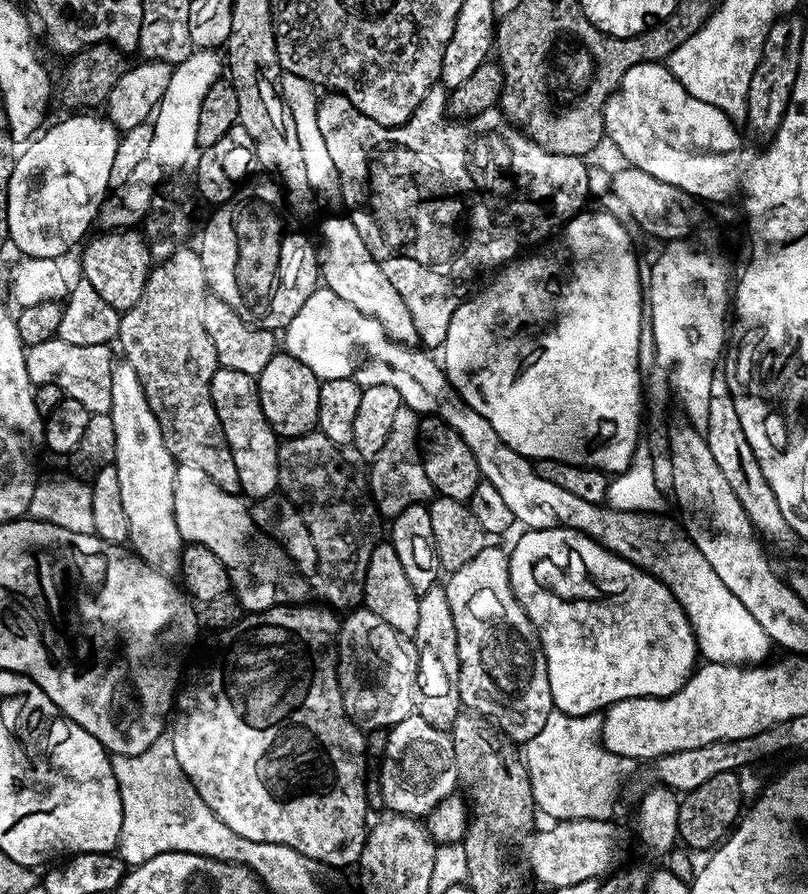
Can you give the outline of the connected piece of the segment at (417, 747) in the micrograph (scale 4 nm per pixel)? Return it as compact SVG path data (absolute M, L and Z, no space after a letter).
M413 714L387 729L386 736L384 761L380 764L380 796L387 811L409 818L427 817L447 796L457 791L460 775L451 735Z

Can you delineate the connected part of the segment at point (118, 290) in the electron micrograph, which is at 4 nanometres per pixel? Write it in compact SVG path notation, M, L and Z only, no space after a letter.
M104 230L101 233L101 236L93 235L83 245L85 248L80 256L80 268L84 272L81 273L83 279L88 280L90 286L98 290L98 294L102 294L103 300L110 302L110 306L114 306L122 314L127 308L133 308L142 298L148 273L154 267L154 257L147 239L139 231Z

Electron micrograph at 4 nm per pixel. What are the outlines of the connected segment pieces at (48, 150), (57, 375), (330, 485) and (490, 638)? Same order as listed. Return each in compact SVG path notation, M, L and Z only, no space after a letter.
M68 114L17 155L8 183L8 238L21 257L59 261L97 221L110 192L110 169L121 133L111 120L96 115Z
M53 338L41 344L33 344L27 349L24 357L26 374L34 386L53 383L60 387L67 399L82 402L82 406L86 406L86 410L90 413L111 413L110 386L112 385L112 369L114 367L112 350L106 344L74 346L62 342L58 338Z
M318 430L289 437L280 444L278 450L278 482L279 491L302 514L302 522L306 522L306 530L314 542L314 551L318 554L314 579L321 598L329 604L325 605L332 610L355 610L364 602L366 566L370 566L370 554L374 554L374 546L381 539L382 517L372 498L369 477L351 468L340 452L343 451Z
M485 546L482 550L478 550L478 555L466 562L466 566L462 566L462 570L451 573L447 577L448 584L443 585L446 598L450 602L450 614L454 614L454 630L458 638L458 658L460 659L460 677L458 678L458 690L460 691L460 703L469 712L474 712L478 716L483 716L489 720L491 724L496 725L509 740L517 745L523 746L528 740L534 738L536 734L542 730L542 726L546 726L547 718L554 711L552 707L552 695L550 694L550 678L548 677L548 667L546 666L546 658L544 652L540 649L540 639L536 637L536 627L530 622L530 618L522 610L522 606L518 602L518 598L514 594L514 590L510 586L510 570L508 569L509 553L504 552L500 548L492 548Z

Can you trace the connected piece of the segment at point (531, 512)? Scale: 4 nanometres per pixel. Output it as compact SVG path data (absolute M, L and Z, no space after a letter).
M326 286L317 287L316 292L310 294L310 298L306 298L302 310L298 310L298 314L294 314L287 328L283 329L282 348L287 355L301 360L322 382L346 378L359 384L361 389L379 384L394 386L394 390L398 390L403 407L413 408L417 414L423 414L428 418L437 416L445 424L451 426L464 439L472 456L478 462L481 477L487 484L494 486L494 490L502 494L506 506L510 506L510 514L517 525L524 524L520 526L528 530L546 530L547 528L578 530L589 536L591 540L598 541L602 547L610 550L614 555L658 577L682 606L692 627L692 637L696 639L696 651L707 663L759 666L771 657L768 655L774 651L774 645L766 634L766 630L762 630L762 626L758 626L757 620L754 619L754 614L750 614L750 610L746 610L746 606L742 606L742 602L738 602L738 598L734 598L734 594L726 590L726 585L723 584L722 578L718 578L718 574L714 574L710 562L702 558L700 551L692 545L692 541L677 525L676 529L672 524L651 524L648 521L651 519L647 515L636 512L613 512L607 506L585 502L575 494L569 494L568 491L562 490L562 486L554 486L554 482L546 482L546 478L542 478L536 472L533 461L527 456L510 450L510 446L506 446L502 438L498 438L494 426L490 426L490 422L486 422L486 418L482 418L482 414L475 412L461 396L457 396L456 389L452 387L444 374L443 367L437 361L435 364L428 357L431 355L427 351L392 340L374 317L362 314L362 310L338 298L338 294L334 294Z

